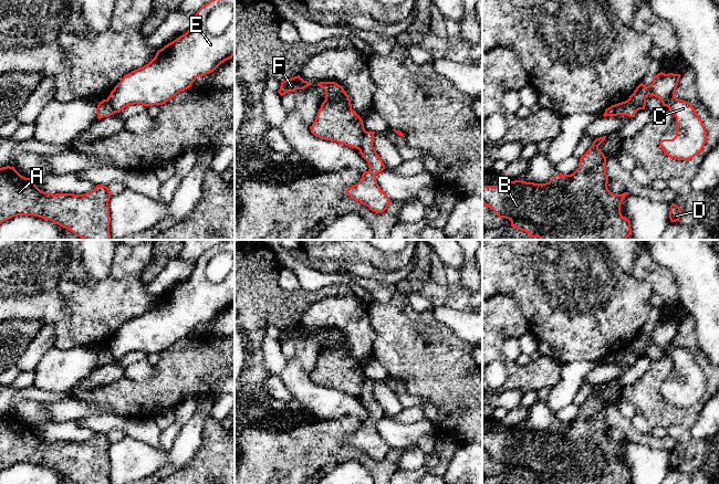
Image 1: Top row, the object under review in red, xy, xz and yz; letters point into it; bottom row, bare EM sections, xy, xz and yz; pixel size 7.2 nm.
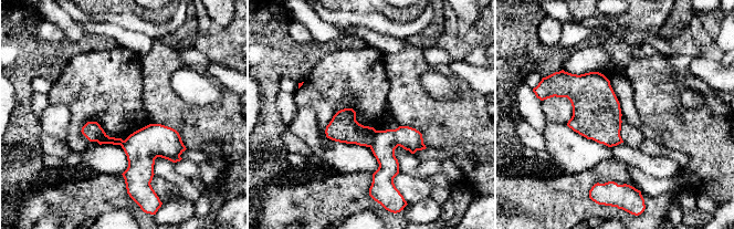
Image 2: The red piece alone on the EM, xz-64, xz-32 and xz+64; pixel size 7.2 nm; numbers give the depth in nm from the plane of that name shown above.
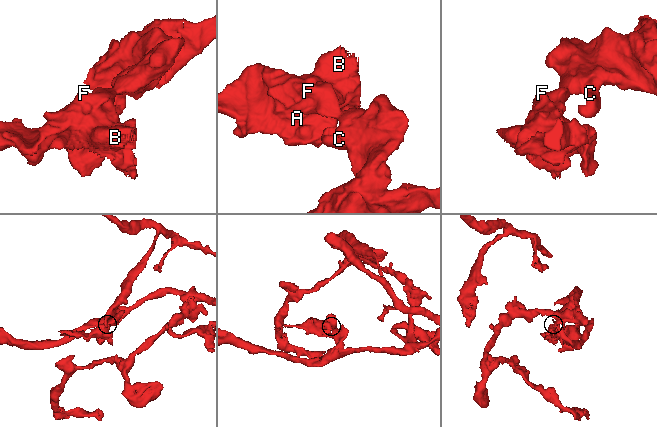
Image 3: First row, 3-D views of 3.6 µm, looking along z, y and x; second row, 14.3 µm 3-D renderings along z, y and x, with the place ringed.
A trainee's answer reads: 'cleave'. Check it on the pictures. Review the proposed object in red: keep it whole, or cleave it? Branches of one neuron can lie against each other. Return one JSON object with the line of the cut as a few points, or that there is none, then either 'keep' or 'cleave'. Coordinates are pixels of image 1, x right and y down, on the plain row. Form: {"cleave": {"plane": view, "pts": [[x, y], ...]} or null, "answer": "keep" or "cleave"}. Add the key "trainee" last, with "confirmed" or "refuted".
{"cleave": {"plane": "xz", "pts": [[365, 378], [358, 397]]}, "answer": "cleave", "trainee": "confirmed"}

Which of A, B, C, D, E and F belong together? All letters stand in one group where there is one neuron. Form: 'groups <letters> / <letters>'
groups A B D F / C E

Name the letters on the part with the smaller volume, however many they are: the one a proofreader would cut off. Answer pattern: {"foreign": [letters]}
{"foreign": ["A", "B", "D", "F"]}

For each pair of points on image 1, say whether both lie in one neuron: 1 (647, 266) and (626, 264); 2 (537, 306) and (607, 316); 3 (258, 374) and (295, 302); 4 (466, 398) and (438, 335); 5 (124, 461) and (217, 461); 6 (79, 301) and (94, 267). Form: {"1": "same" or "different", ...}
{"1": "different", "2": "same", "3": "same", "4": "same", "5": "different", "6": "different"}

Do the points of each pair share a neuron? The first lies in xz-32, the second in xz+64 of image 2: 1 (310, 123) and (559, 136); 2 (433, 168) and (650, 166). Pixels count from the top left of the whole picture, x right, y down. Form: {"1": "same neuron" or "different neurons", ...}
{"1": "same neuron", "2": "same neuron"}

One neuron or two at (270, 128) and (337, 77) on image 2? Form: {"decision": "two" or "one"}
{"decision": "two"}

